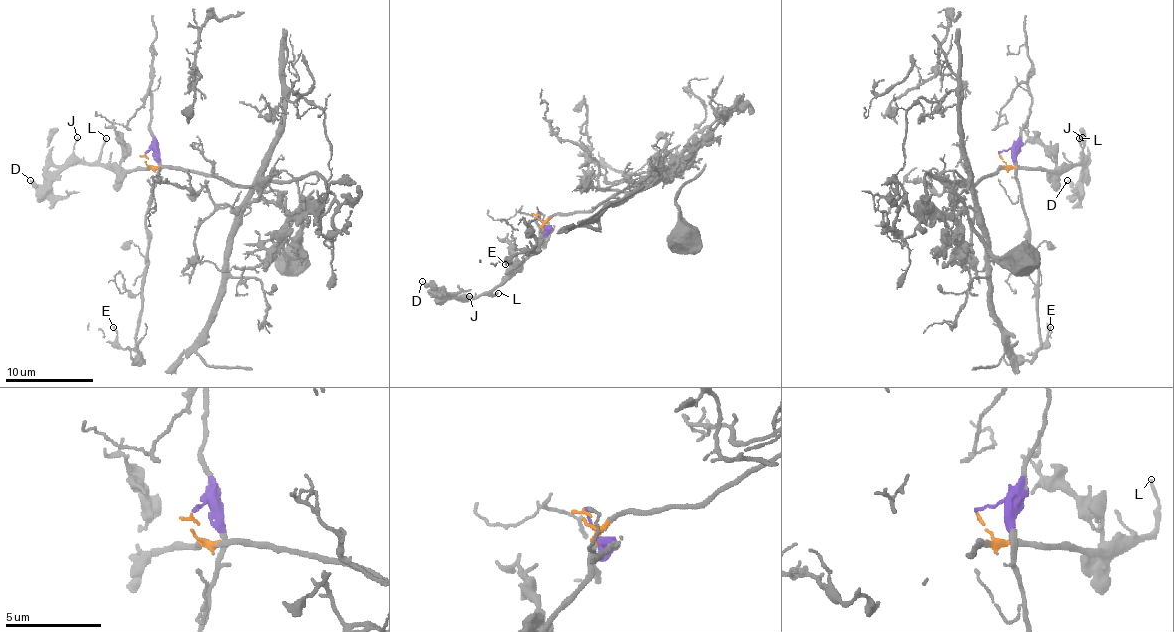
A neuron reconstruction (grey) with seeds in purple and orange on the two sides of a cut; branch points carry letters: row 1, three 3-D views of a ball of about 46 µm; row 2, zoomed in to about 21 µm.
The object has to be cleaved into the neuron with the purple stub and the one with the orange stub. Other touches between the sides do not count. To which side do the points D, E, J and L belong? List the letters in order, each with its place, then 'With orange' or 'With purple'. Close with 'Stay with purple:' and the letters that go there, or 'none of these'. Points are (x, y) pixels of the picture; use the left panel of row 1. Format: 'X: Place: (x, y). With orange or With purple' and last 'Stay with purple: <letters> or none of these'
D: Place: (30, 180). With orange
E: Place: (113, 327). With purple
J: Place: (77, 137). With orange
L: Place: (106, 138). With orange
Stay with purple: E

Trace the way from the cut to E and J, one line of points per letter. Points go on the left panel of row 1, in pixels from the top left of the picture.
E: (146, 153), (153, 150), (160, 166), (153, 201), (146, 214), (148, 254), (135, 347), (122, 347), (113, 327)
J: (144, 153), (148, 166), (120, 170), (82, 161), (74, 153), (78, 137)

